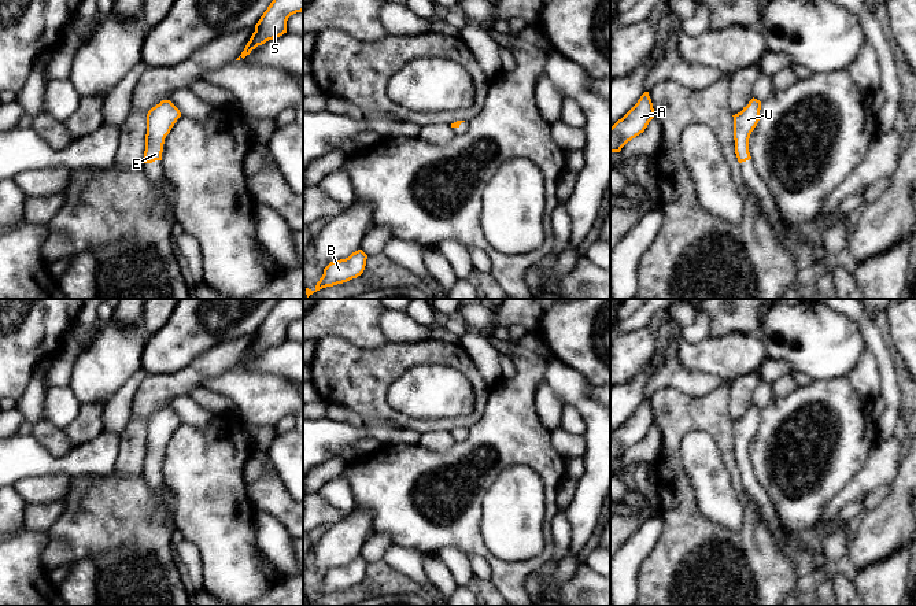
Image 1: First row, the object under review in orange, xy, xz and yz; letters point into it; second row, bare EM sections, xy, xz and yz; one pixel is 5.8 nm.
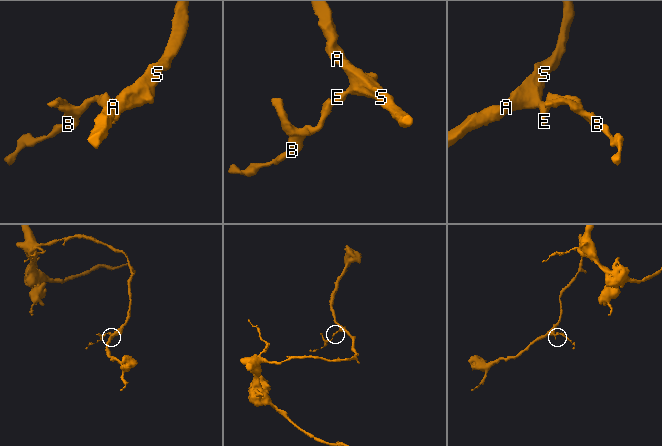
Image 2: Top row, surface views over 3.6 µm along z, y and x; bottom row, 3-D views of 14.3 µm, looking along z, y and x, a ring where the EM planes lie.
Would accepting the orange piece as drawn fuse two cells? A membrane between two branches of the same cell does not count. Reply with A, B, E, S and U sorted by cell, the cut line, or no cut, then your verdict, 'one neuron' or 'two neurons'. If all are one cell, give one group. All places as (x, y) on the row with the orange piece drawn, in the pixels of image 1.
groups A B E S U; cut none; one neuron

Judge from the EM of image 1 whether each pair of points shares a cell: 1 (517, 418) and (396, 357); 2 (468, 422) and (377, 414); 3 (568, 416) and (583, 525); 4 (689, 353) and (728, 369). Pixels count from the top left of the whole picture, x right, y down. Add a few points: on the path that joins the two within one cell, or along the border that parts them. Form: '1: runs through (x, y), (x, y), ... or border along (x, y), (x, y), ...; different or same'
1: border along (492, 388), (483, 416), (469, 429); different
2: runs through (446, 425), (418, 425), (399, 421); same
3: border along (565, 405), (572, 405), (582, 417), (583, 435); different
4: runs through (698, 357), (716, 357), (719, 359); same

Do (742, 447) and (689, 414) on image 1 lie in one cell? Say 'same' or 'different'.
different

